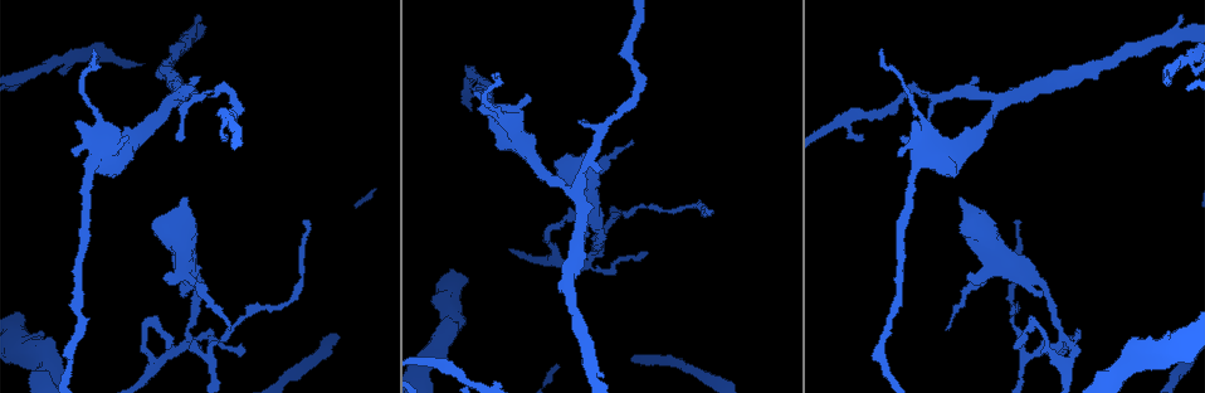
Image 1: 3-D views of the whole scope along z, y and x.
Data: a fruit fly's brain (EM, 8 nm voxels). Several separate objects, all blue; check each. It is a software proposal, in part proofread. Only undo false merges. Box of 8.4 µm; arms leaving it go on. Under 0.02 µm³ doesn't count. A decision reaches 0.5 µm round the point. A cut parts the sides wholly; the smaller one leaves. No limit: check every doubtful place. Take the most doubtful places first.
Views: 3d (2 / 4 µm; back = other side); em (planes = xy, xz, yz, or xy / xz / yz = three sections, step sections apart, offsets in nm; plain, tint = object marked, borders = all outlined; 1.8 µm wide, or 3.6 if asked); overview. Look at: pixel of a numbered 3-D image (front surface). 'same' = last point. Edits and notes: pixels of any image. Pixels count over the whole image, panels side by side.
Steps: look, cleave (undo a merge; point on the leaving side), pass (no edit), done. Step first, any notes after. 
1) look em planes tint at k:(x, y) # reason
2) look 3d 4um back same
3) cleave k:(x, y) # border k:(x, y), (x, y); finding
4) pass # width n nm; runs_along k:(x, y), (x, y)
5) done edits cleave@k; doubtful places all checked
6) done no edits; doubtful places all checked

look em planes tint at 1:(611, 224) # sharp bend

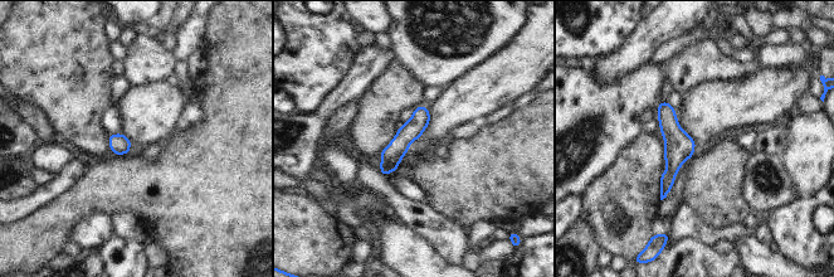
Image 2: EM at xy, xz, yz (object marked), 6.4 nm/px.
pass # all the same neuron

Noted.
look em planes tint at 1:(1061, 332) # arms part here

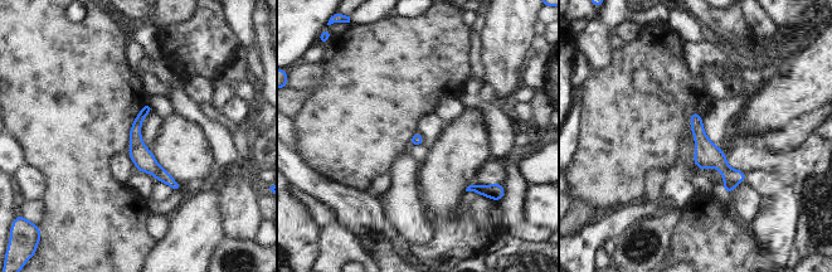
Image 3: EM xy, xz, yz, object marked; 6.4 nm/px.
pass # width 80 nm; runs_along 3:(147, 107), (136, 125), (137, 151), (176, 186); continuous, no second neuron

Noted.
look em yz step 16 plain at 1:(999, 98) # arms part here

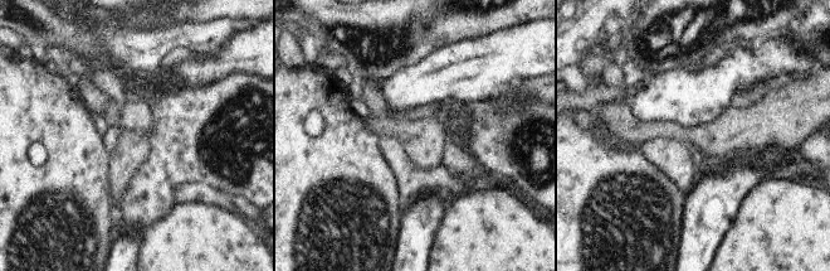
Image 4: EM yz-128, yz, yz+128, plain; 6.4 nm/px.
look em yz step 16 tint same

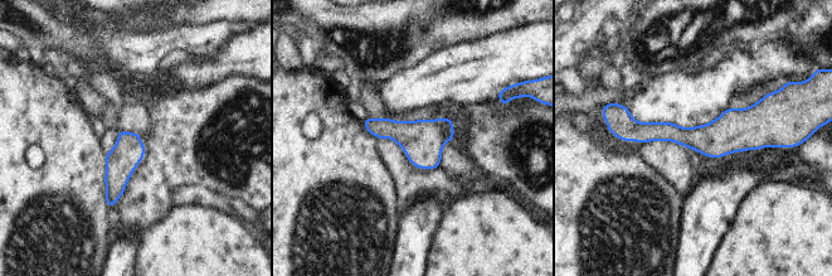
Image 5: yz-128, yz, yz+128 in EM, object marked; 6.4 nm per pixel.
pass # runs_along 5:(622, 132), (760, 136), (768, 143); one neuron here

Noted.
look 3d 2um at 1:(560, 259) # abrupt turn

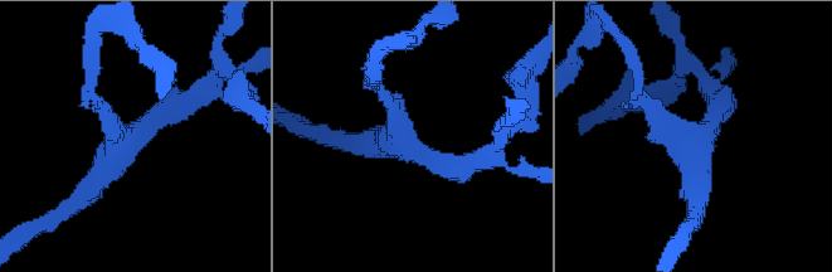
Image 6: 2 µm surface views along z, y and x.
look em xy step 4 tint at 6:(696, 139)

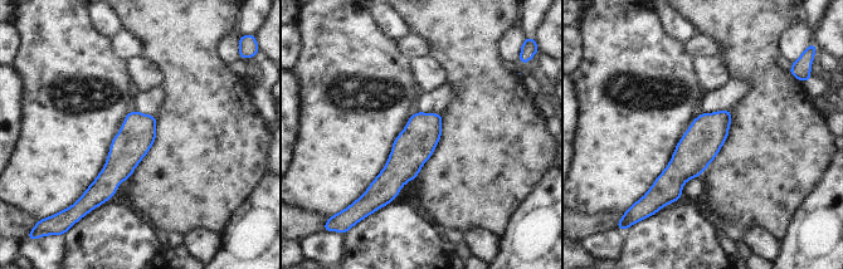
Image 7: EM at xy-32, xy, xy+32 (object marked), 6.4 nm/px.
look em xz step 4 borders same # another direction

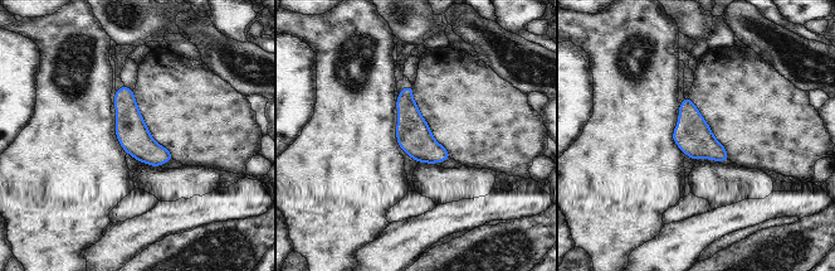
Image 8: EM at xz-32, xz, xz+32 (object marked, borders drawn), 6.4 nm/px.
pass # runs_along 8:(123, 90), (130, 127), (167, 158); one neuron here

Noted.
done no edits; doubtful places all checked

